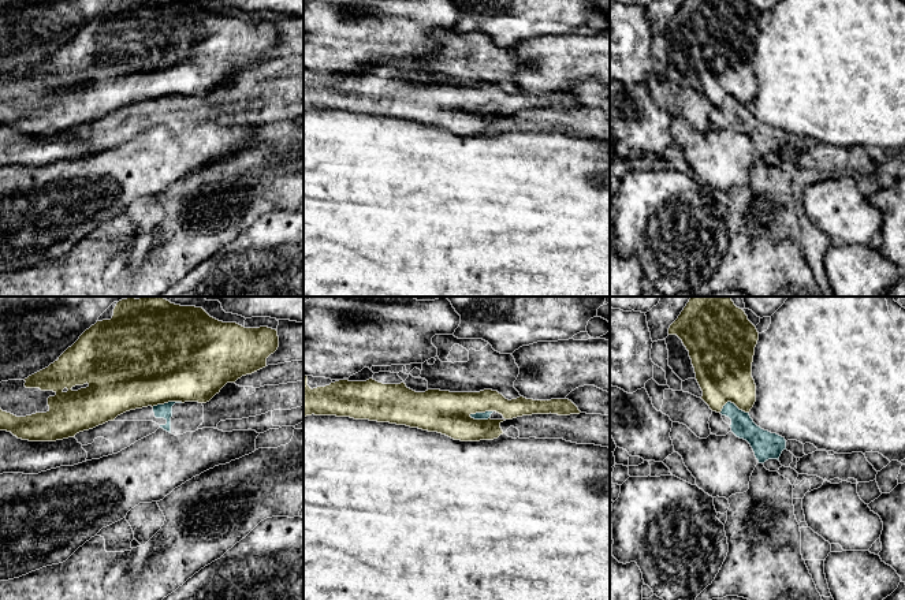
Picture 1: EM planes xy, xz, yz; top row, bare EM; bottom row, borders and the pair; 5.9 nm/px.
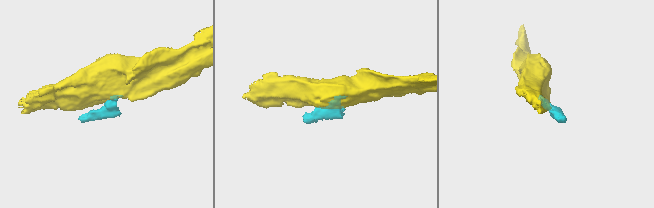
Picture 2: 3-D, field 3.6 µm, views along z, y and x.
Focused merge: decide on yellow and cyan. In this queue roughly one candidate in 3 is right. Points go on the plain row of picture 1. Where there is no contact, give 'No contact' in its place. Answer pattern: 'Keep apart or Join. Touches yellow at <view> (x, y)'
Keep apart. Touches yellow at xz (480, 105)

